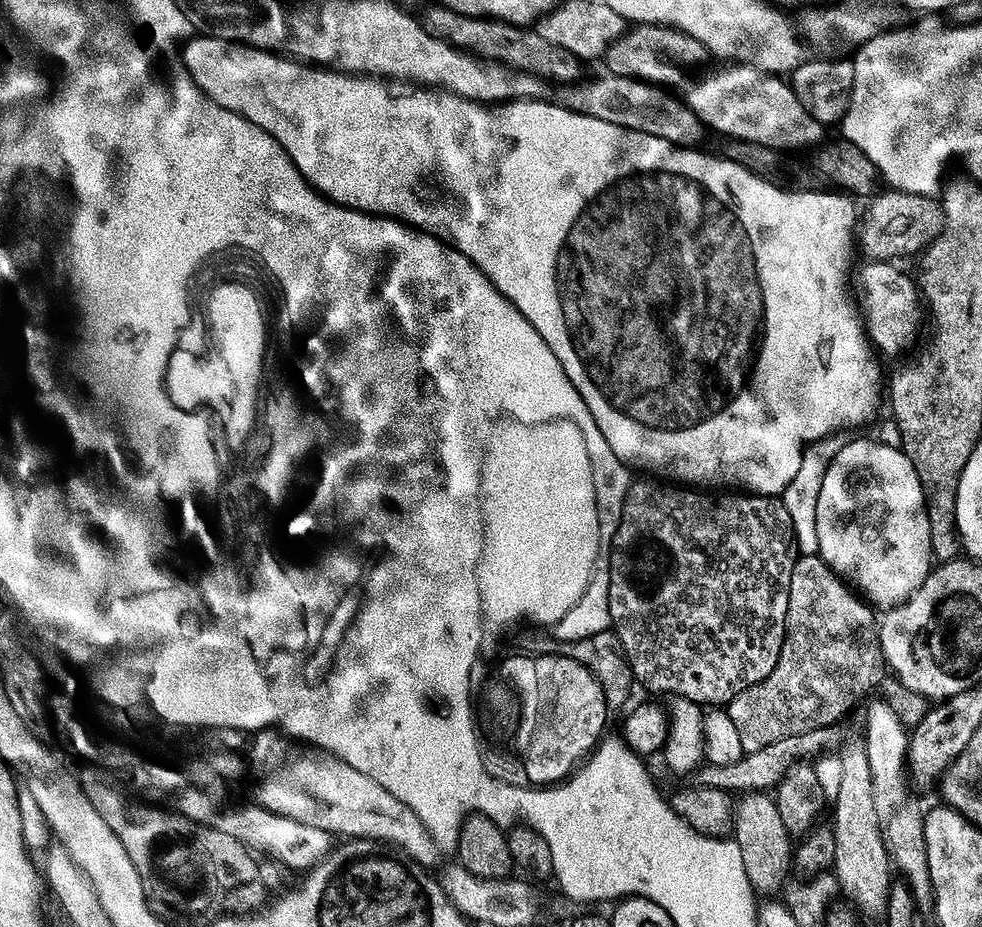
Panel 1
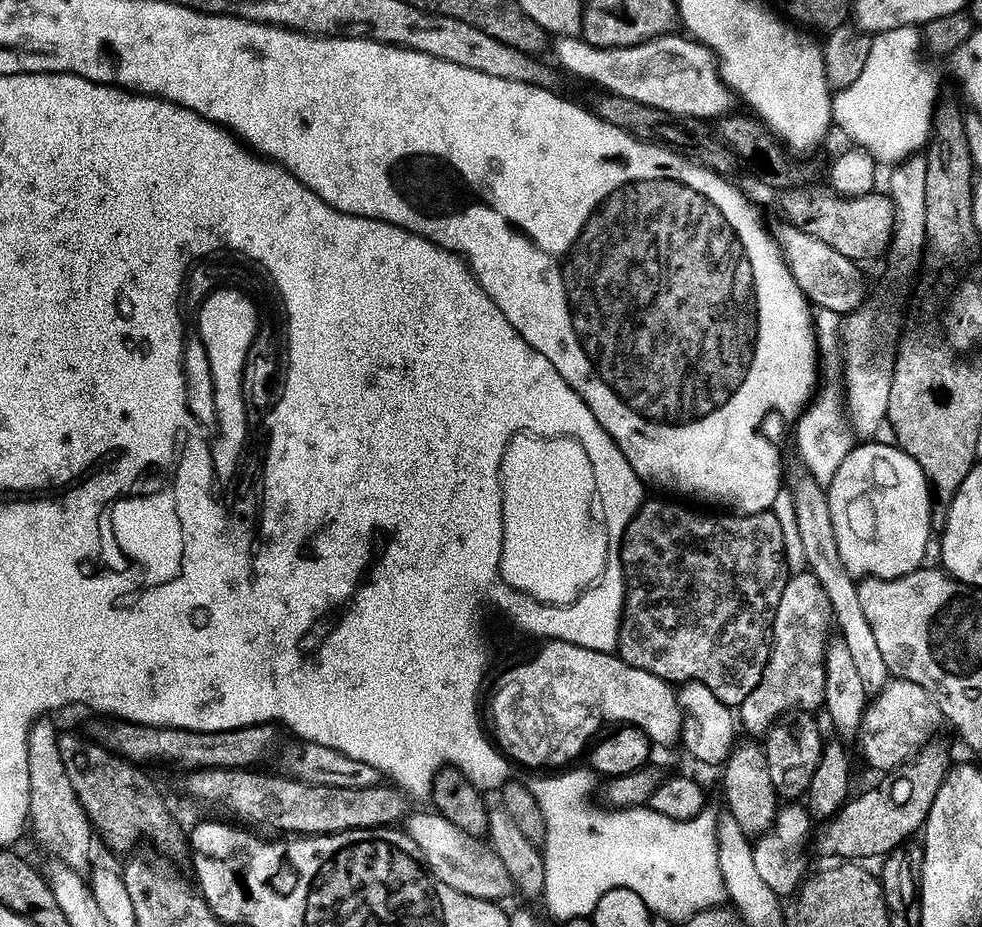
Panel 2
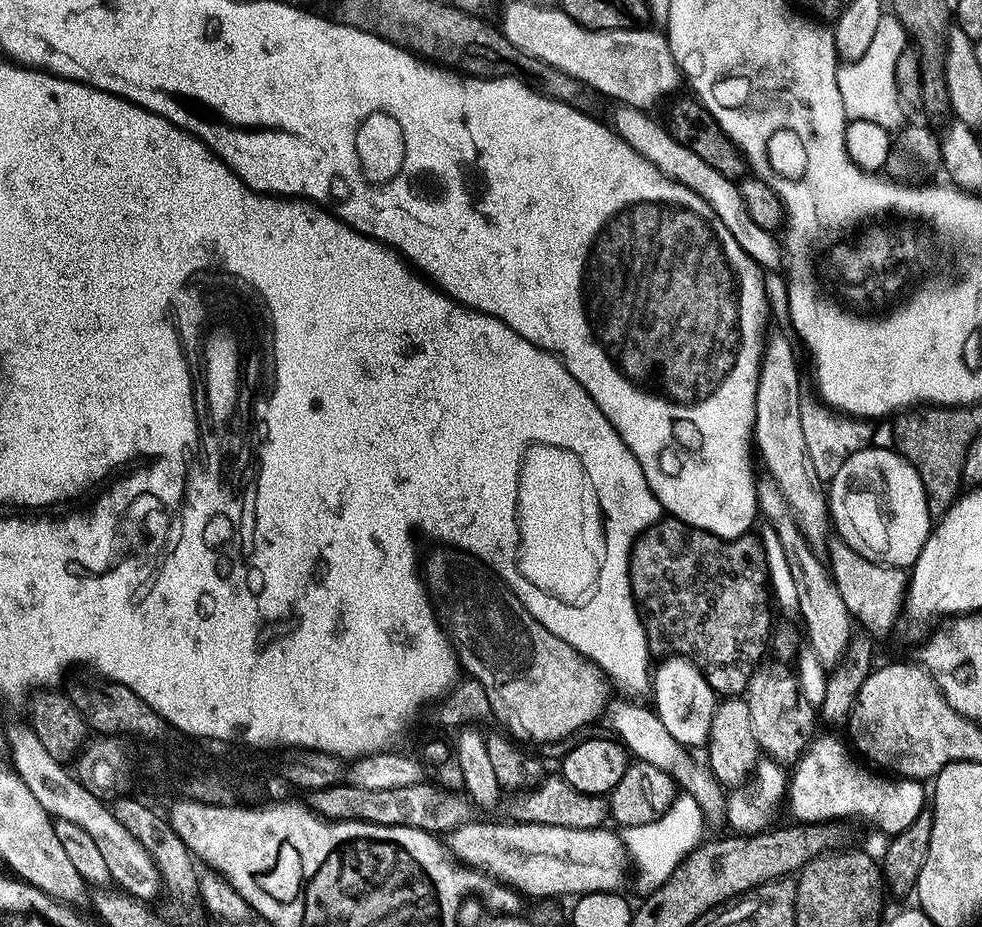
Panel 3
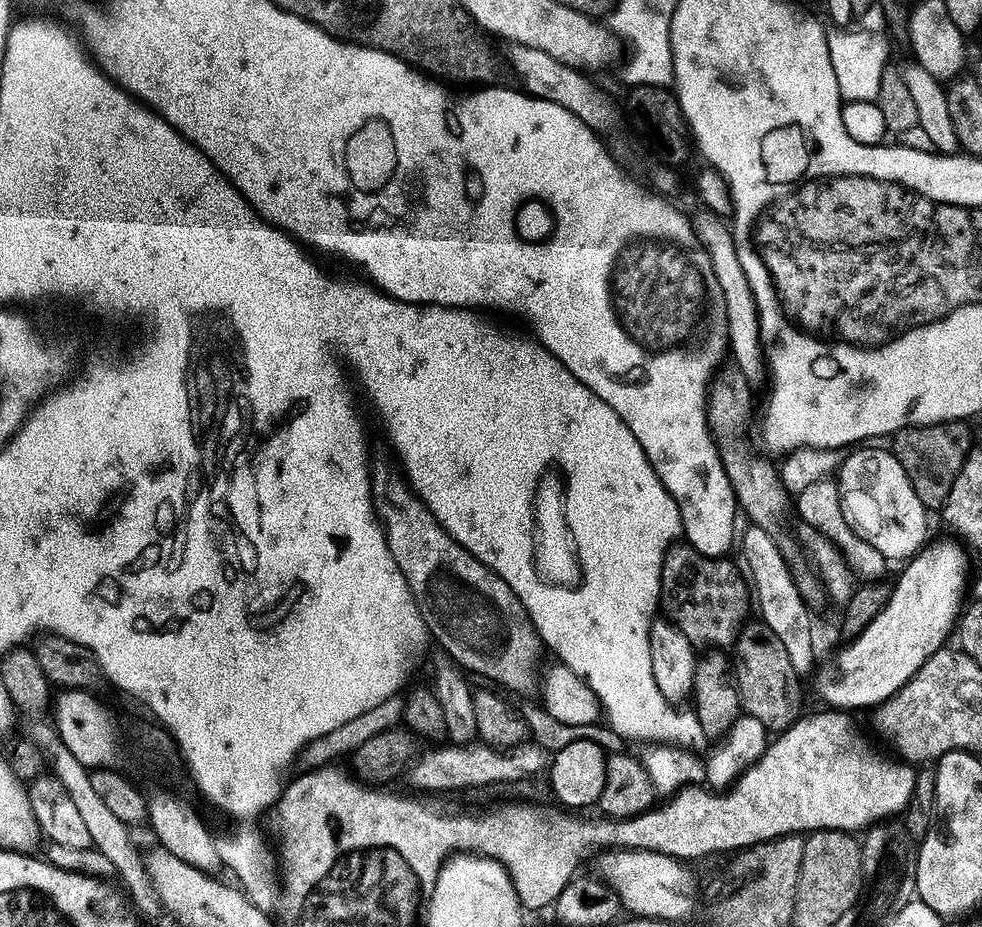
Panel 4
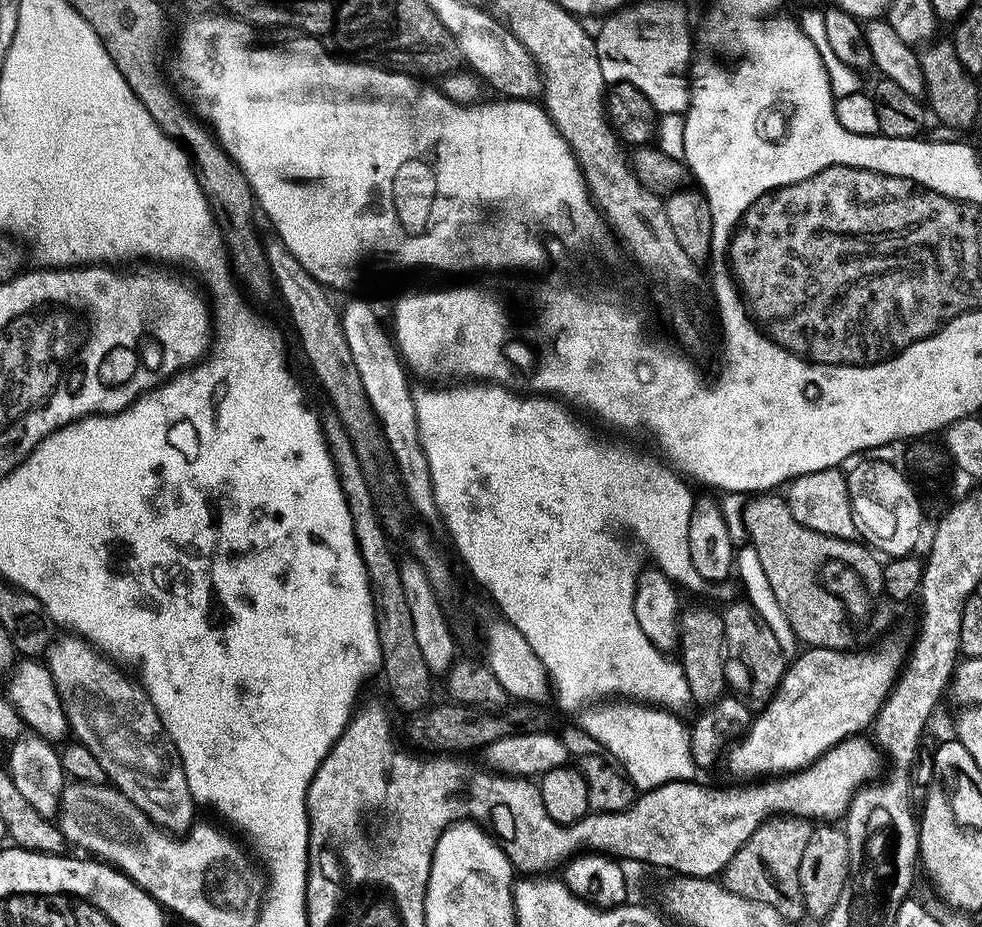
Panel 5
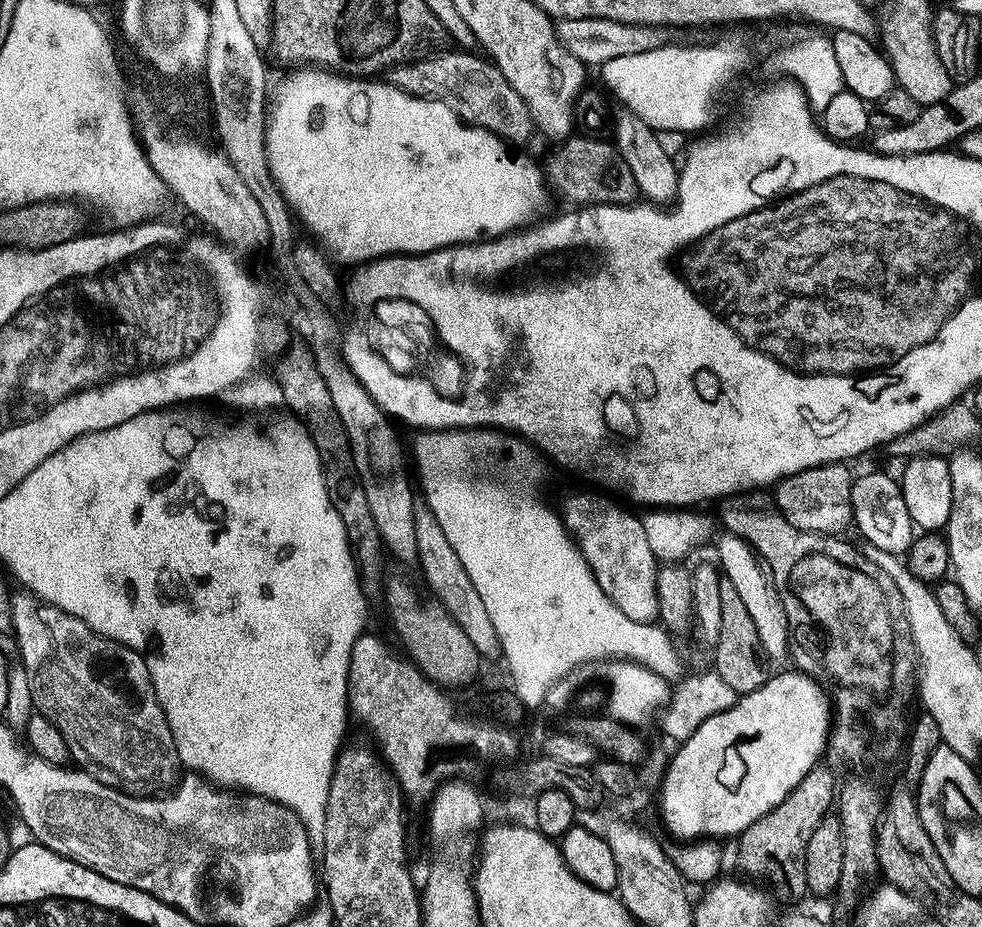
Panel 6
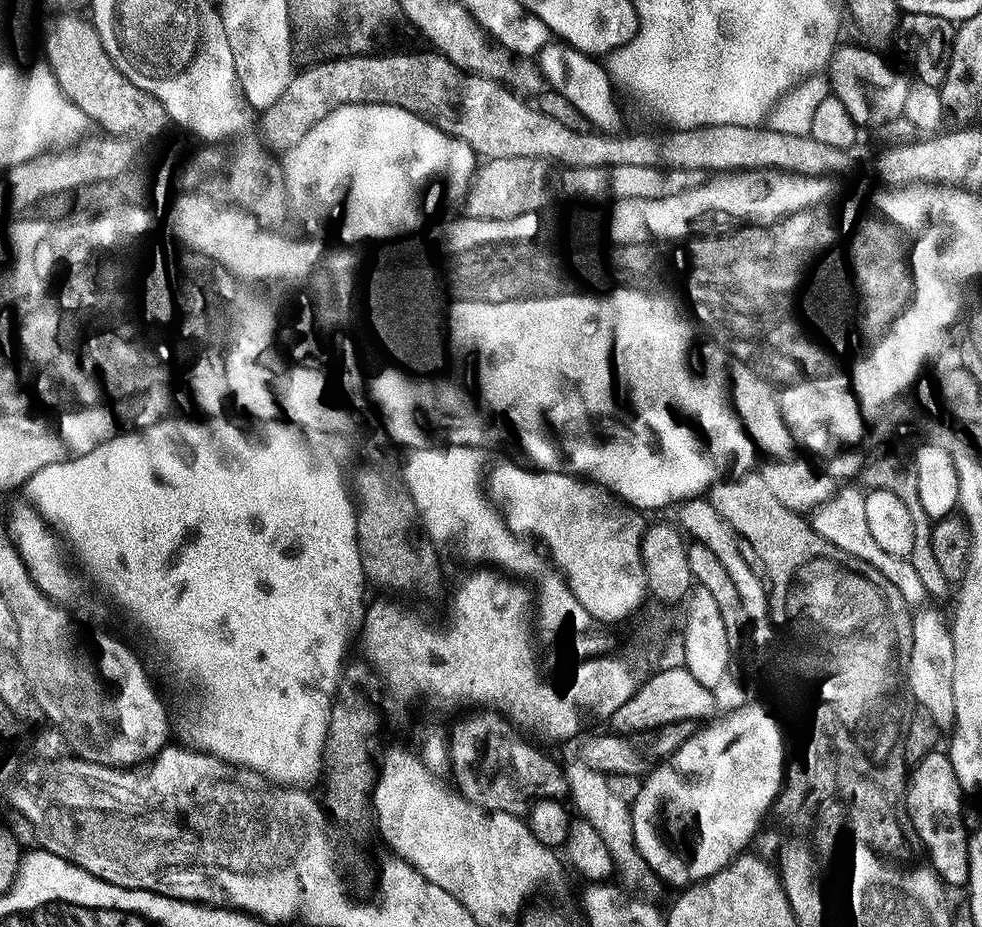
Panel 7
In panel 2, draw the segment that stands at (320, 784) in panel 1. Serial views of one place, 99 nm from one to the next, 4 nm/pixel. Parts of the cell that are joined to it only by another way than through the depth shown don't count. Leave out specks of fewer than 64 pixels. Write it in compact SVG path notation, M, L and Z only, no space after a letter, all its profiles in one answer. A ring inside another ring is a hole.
M413 811L407 817L406 831L410 838L414 838L414 842L418 842L422 858L437 878L446 882L446 886L454 886L454 890L474 898L500 902L503 901L503 896L513 895L512 875L506 870L506 866L502 866L502 858L498 858L498 854L487 843L479 842L458 830L454 822L450 822L439 812L427 811Z

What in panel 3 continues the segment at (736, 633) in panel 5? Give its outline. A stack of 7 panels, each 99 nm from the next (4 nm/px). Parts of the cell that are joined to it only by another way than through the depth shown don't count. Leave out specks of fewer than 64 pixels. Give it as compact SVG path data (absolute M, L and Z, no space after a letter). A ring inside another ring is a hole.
M776 664L764 667L757 667L746 693L756 746L765 757L775 760L779 765L792 766L814 739L818 712L803 698L797 677L791 669L779 668Z

